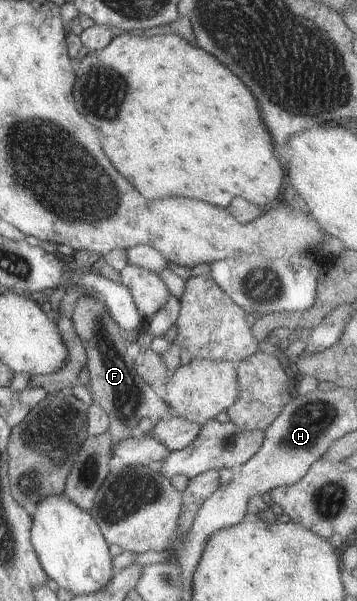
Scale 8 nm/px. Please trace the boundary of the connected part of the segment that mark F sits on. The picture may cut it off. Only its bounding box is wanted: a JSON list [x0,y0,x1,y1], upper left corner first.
[71,295,173,445]

